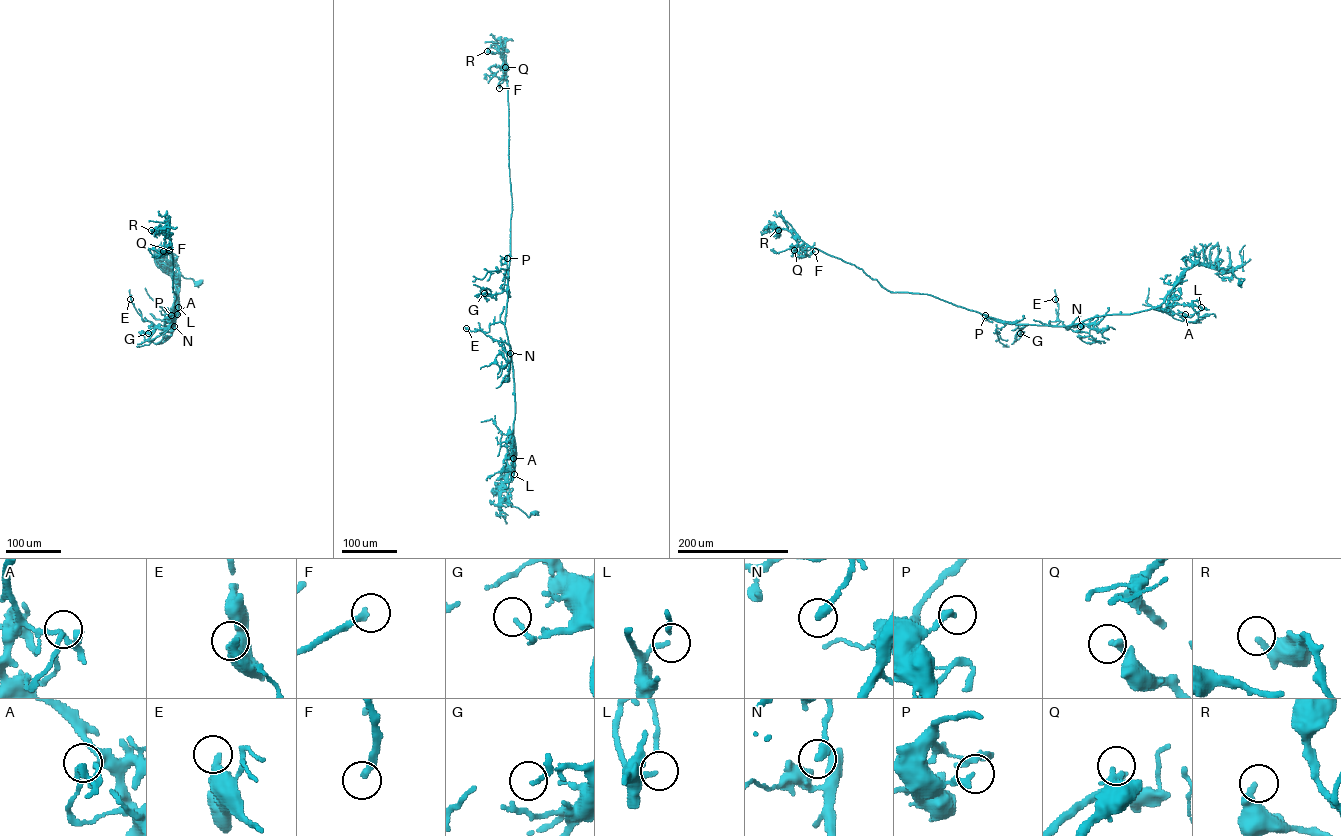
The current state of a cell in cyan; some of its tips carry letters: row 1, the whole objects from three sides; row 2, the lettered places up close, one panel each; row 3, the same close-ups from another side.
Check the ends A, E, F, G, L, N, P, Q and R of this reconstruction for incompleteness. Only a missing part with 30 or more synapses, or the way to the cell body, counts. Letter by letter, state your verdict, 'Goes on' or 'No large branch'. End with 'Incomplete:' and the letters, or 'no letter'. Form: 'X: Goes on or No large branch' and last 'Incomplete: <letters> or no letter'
A: No large branch
E: No large branch
F: No large branch
G: No large branch
L: No large branch
N: No large branch
P: No large branch
Q: No large branch
R: No large branch
Incomplete: no letter

